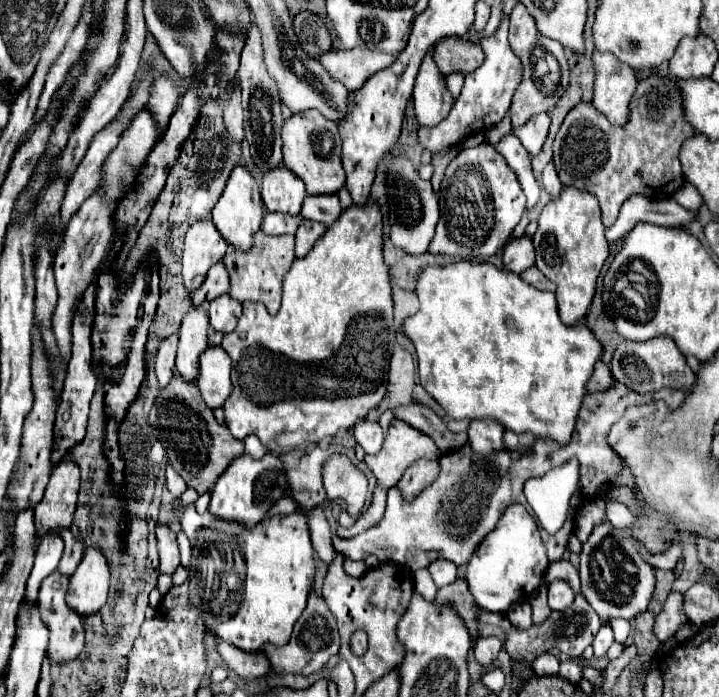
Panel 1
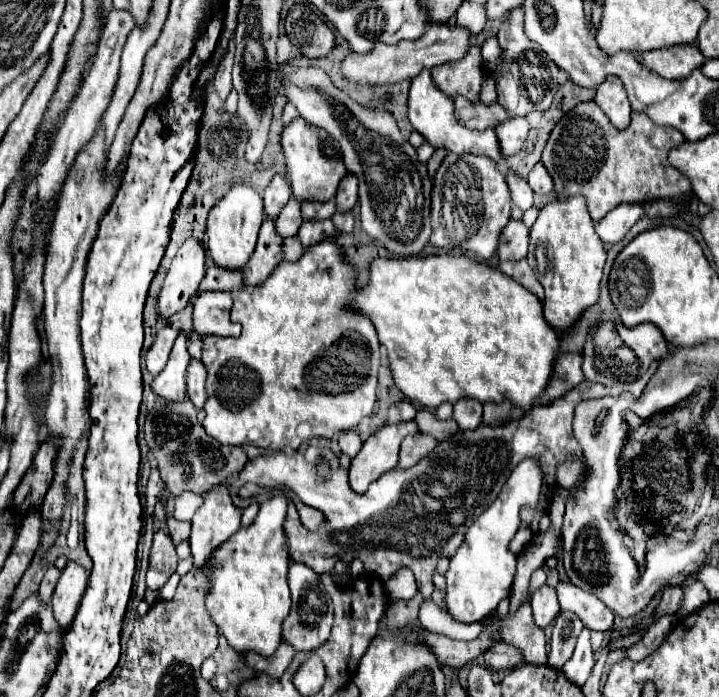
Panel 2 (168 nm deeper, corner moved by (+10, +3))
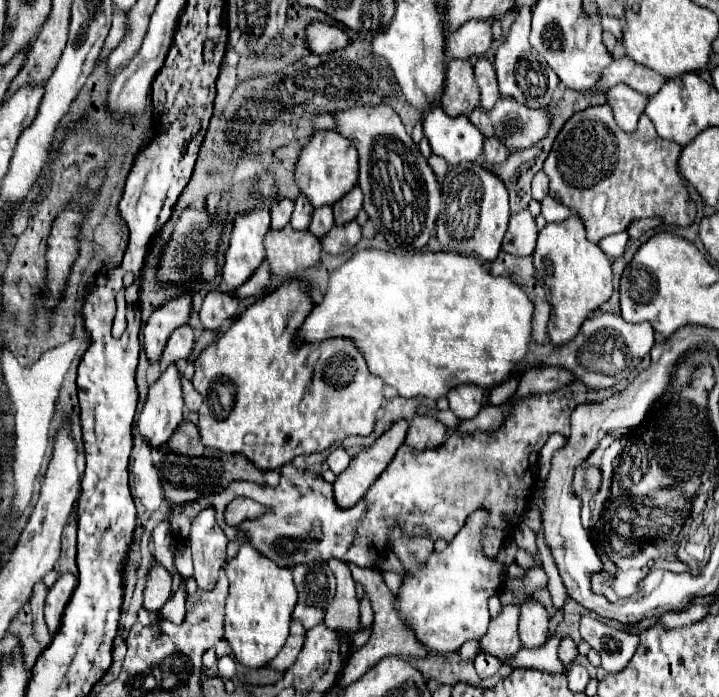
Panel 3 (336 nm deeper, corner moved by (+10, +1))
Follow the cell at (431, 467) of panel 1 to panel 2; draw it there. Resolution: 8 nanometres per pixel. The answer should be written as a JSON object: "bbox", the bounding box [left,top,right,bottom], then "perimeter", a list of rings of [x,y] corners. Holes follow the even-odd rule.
{"bbox":[399,434,437,468],"perimeter":[[[415,434],[415,436],[407,436],[401,444],[401,452],[399,452],[399,466],[401,468],[411,468],[415,466],[419,460],[423,460],[433,448],[437,446],[437,440],[431,434]]]}

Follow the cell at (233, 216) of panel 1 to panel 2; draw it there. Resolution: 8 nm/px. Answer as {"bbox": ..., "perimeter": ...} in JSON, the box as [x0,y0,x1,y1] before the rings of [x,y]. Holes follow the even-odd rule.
{"bbox":[205,185,265,270],"perimeter":[[[233,185],[229,192],[211,208],[207,218],[205,246],[213,262],[227,270],[241,270],[249,262],[255,250],[257,232],[263,224],[263,218],[265,218],[265,212],[263,212],[261,194],[250,186]]]}

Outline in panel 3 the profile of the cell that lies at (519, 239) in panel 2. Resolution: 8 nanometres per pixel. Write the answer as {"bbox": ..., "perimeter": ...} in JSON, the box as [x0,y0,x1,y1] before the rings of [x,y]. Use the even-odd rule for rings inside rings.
{"bbox":[503,210,537,256],"perimeter":[[[527,210],[513,214],[503,238],[503,250],[513,256],[531,256],[535,250],[535,240],[537,240],[535,218]]]}

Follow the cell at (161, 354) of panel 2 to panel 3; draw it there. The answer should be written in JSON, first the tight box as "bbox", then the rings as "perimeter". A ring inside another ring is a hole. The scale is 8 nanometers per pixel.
{"bbox":[159,324,193,372],"perimeter":[[[185,324],[181,328],[175,328],[175,332],[173,332],[173,336],[169,336],[165,352],[161,354],[161,360],[159,360],[161,372],[165,372],[171,362],[179,362],[179,360],[189,358],[191,348],[193,348],[193,330],[191,330],[191,326]]]}

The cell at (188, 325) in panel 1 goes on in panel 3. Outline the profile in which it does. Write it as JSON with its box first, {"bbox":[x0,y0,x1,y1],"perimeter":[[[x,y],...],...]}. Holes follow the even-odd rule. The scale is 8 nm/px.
{"bbox":[137,364,183,446],"perimeter":[[[171,364],[155,384],[149,386],[149,398],[137,420],[137,430],[151,446],[161,446],[183,420],[183,392],[177,364]]]}

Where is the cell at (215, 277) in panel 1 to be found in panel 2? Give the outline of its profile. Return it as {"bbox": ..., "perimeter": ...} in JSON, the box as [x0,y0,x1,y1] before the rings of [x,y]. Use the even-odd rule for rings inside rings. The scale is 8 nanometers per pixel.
{"bbox":[199,266,243,292],"perimeter":[[[209,266],[207,274],[199,286],[199,292],[205,290],[225,290],[233,292],[237,288],[243,288],[243,274],[233,274],[233,270],[221,270],[219,266]]]}

